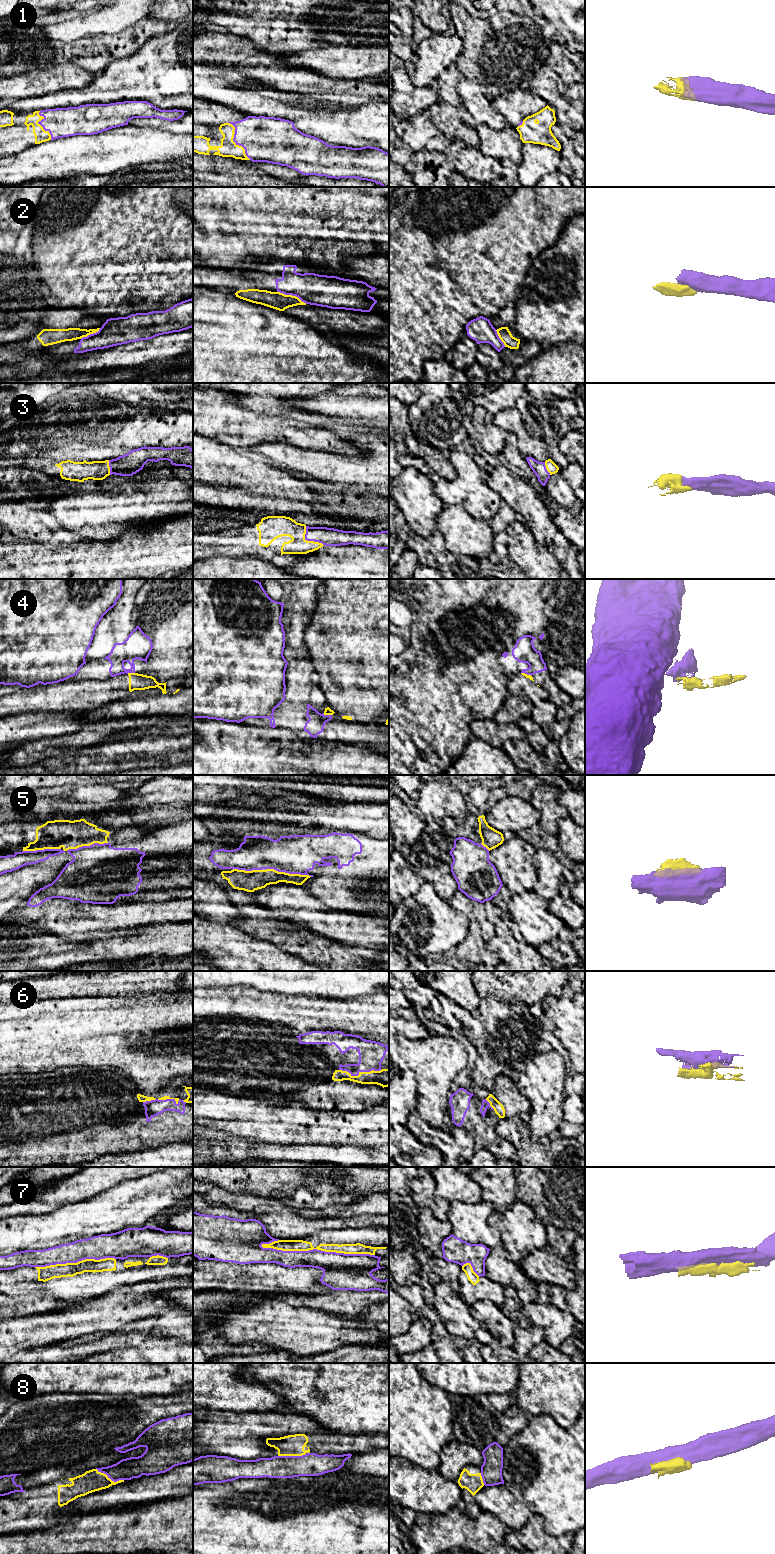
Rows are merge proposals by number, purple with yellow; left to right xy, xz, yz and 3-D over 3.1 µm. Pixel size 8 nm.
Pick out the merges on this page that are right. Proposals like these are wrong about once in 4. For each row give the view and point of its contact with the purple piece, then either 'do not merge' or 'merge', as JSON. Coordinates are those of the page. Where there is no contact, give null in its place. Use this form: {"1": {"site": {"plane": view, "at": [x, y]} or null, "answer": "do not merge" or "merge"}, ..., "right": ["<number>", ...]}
{"1": {"site": {"plane": "xz", "at": [234, 141]}, "answer": "merge"}, "2": {"site": {"plane": "xz", "at": [292, 295]}, "answer": "do not merge"}, "3": {"site": {"plane": "xz", "at": [308, 540]}, "answer": "merge"}, "4": {"site": {"plane": "xz", "at": [327, 715]}, "answer": "do not merge"}, "5": {"site": {"plane": "xz", "at": [288, 872]}, "answer": "do not merge"}, "6": {"site": {"plane": "xz", "at": [360, 1071]}, "answer": "merge"}, "7": {"site": {"plane": "xz", "at": [316, 1249]}, "answer": "do not merge"}, "8": {"site": {"plane": "xy", "at": [110, 1478]}, "answer": "do not merge"}, "right": ["1", "3", "6"]}

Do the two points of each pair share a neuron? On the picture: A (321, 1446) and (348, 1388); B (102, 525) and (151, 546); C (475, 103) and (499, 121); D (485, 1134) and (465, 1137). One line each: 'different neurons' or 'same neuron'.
A: different neurons
B: different neurons
C: same neuron
D: different neurons

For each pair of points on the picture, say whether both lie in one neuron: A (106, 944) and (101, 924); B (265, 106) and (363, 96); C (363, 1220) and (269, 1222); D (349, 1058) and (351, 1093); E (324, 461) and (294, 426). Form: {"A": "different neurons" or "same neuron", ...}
{"A": "different neurons", "B": "different neurons", "C": "same neuron", "D": "same neuron", "E": "different neurons"}

